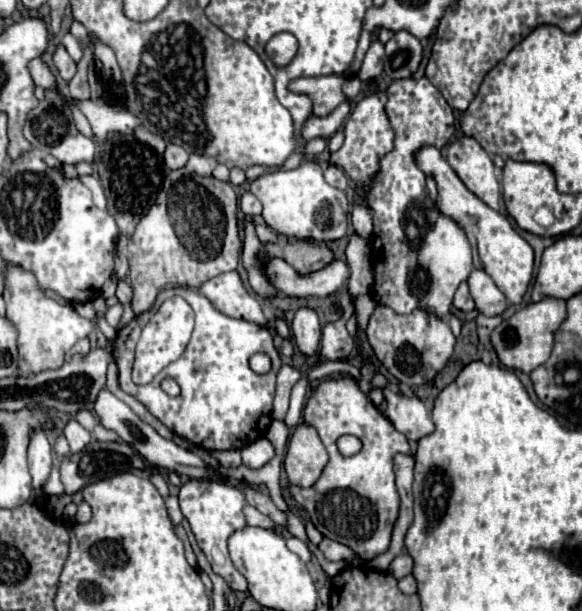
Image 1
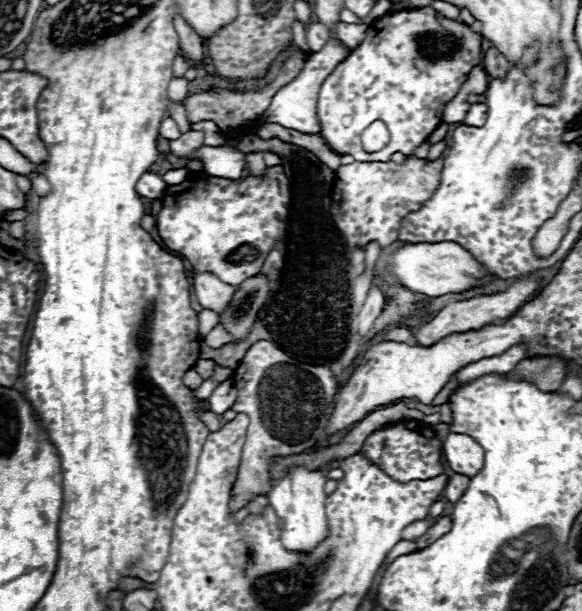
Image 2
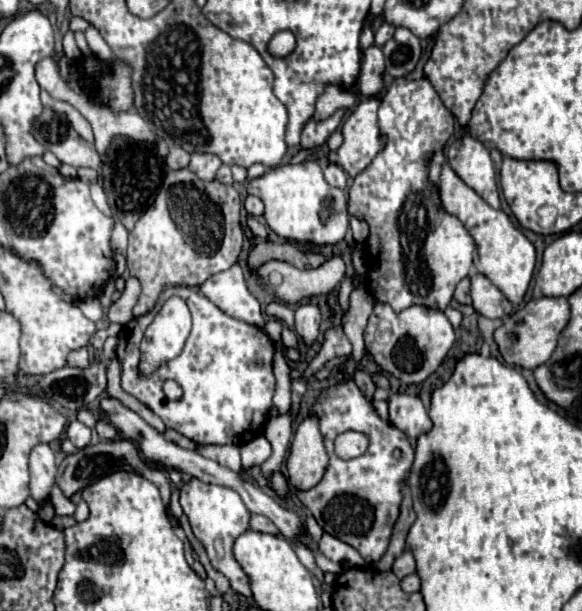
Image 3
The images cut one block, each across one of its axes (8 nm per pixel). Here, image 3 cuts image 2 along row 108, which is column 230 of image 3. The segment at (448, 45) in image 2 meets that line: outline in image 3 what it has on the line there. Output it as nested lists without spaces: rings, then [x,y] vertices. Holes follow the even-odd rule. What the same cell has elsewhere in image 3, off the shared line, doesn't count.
[[[174,286],[160,294],[156,308],[144,316],[132,318],[122,326],[118,342],[118,360],[122,364],[122,388],[148,404],[154,414],[162,418],[166,428],[174,428],[196,444],[236,444],[242,446],[256,438],[268,420],[268,410],[272,408],[274,396],[274,374],[272,356],[274,344],[264,330],[236,320],[224,314],[208,298],[204,298],[196,288]],[[170,296],[180,296],[192,314],[192,330],[182,348],[180,356],[160,364],[152,374],[142,376],[140,366],[140,342],[144,338],[146,324],[154,320],[162,304]],[[164,378],[182,382],[184,396],[178,402],[168,402],[162,392]]]

